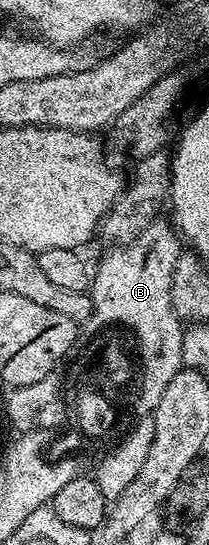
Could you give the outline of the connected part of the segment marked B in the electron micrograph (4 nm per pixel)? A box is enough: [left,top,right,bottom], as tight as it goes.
[88,220,184,391]

